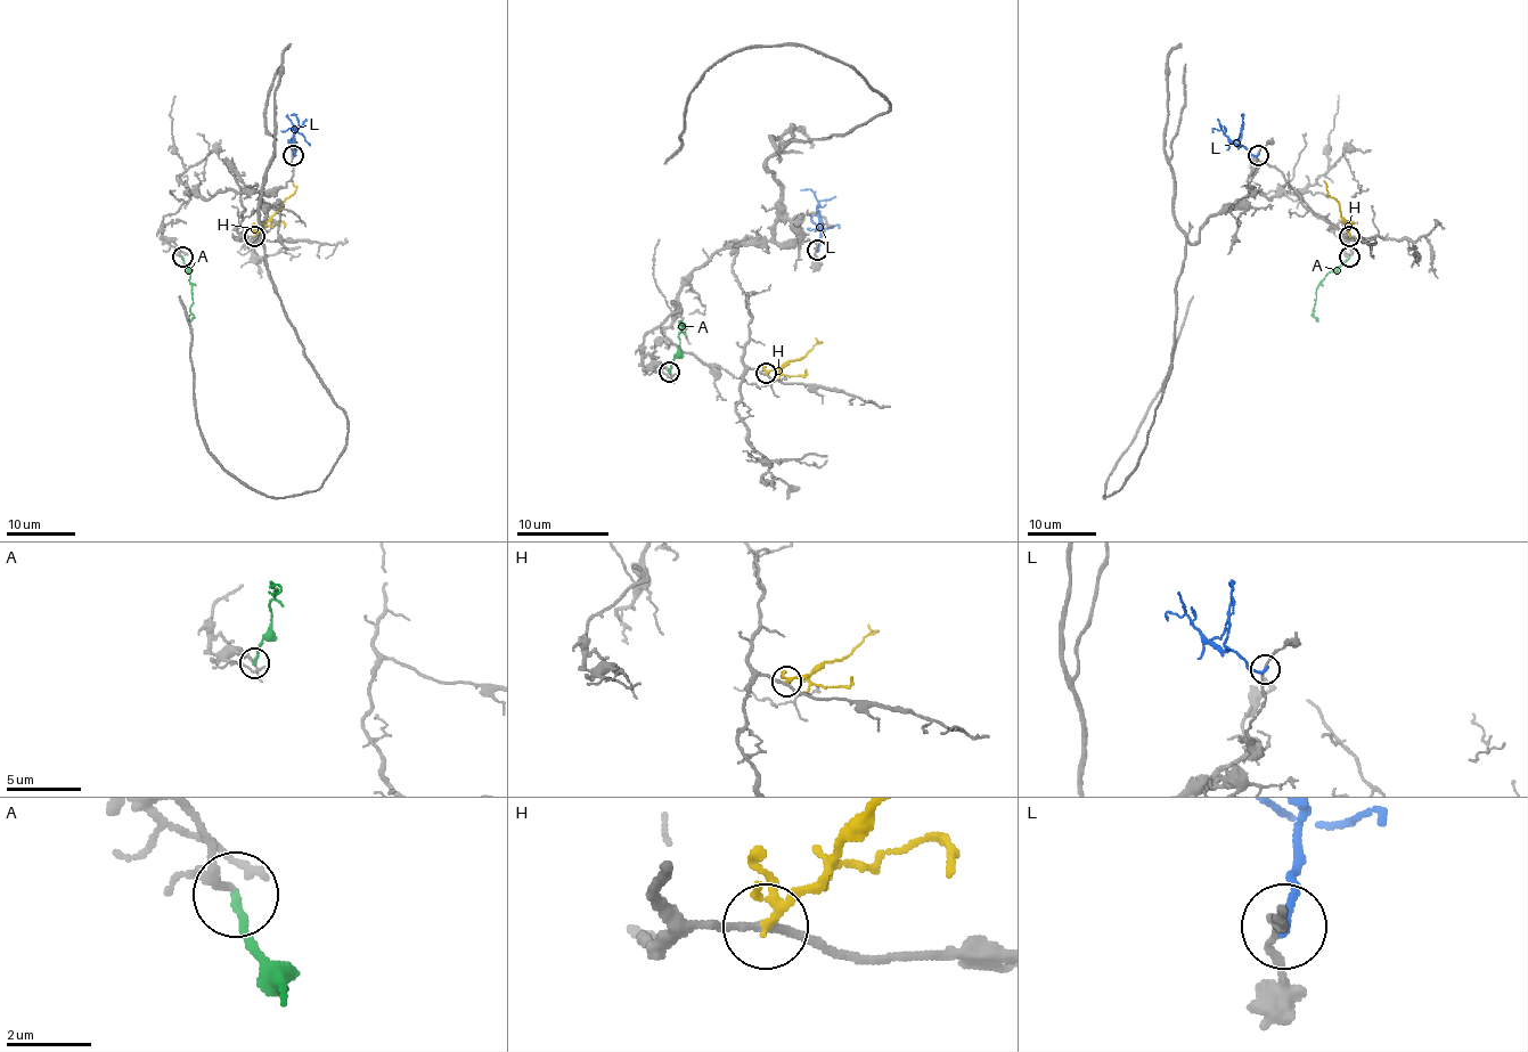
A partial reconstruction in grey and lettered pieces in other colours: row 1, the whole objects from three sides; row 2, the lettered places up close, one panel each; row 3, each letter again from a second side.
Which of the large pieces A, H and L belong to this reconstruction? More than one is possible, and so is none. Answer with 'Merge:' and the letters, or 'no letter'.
Merge: no letter

